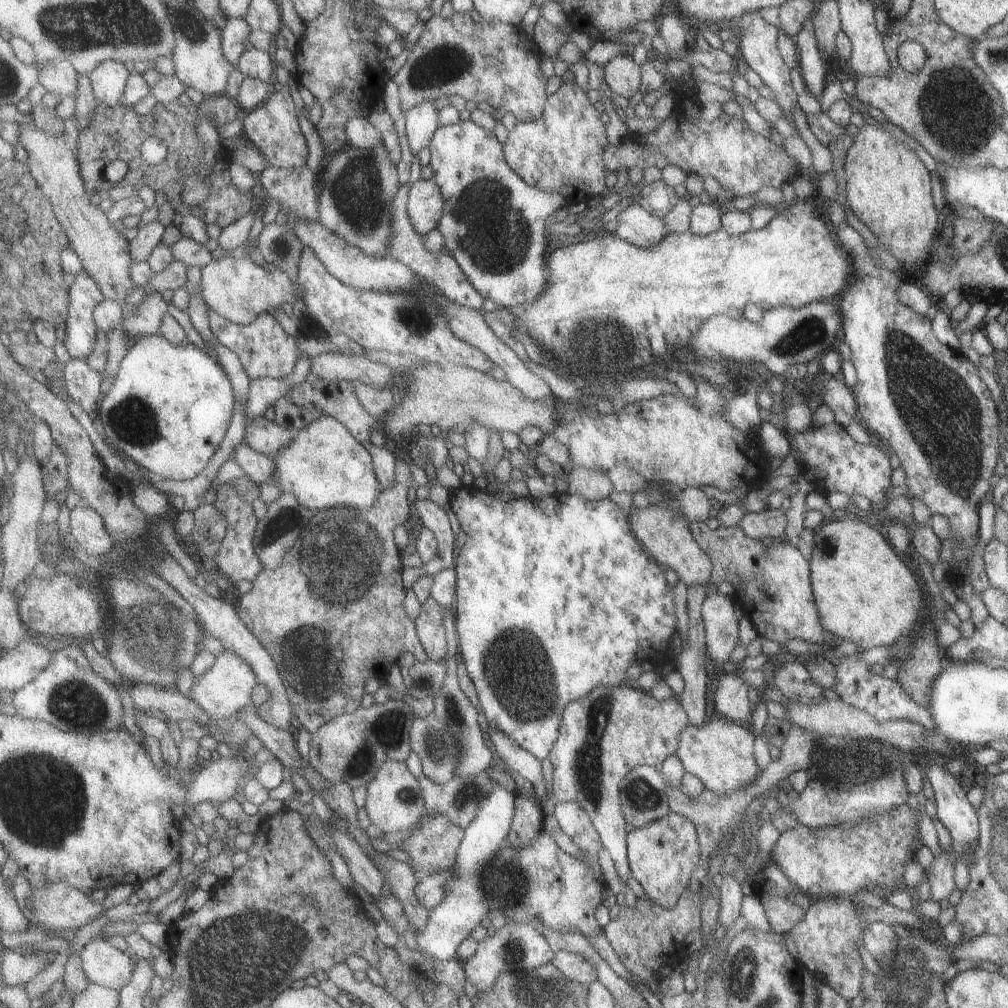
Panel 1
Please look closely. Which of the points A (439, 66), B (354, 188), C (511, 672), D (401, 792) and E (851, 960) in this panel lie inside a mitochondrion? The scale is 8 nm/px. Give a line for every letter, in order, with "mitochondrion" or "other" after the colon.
A: mitochondrion
B: mitochondrion
C: mitochondrion
D: mitochondrion
E: mitochondrion

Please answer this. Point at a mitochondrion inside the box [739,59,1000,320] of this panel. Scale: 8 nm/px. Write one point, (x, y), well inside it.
(958, 107)

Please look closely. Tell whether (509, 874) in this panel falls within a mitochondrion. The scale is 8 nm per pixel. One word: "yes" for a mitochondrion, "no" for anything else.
yes

